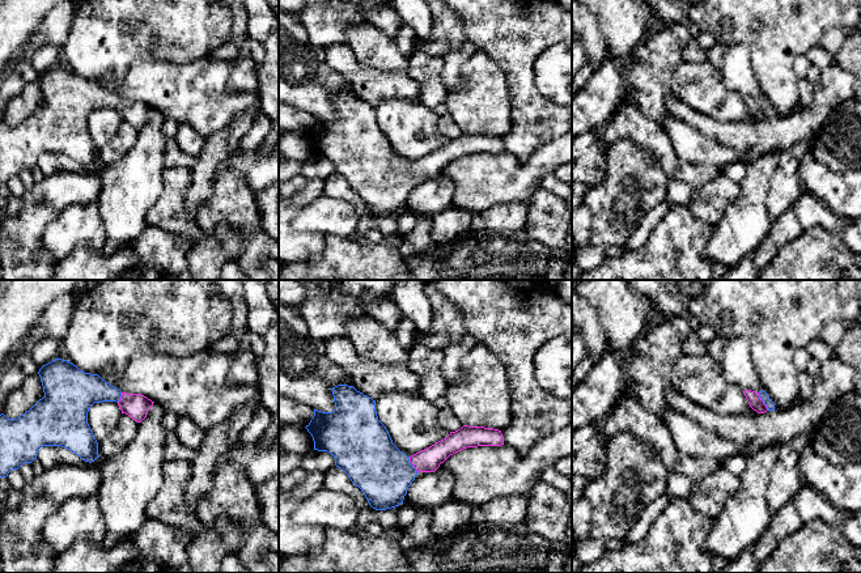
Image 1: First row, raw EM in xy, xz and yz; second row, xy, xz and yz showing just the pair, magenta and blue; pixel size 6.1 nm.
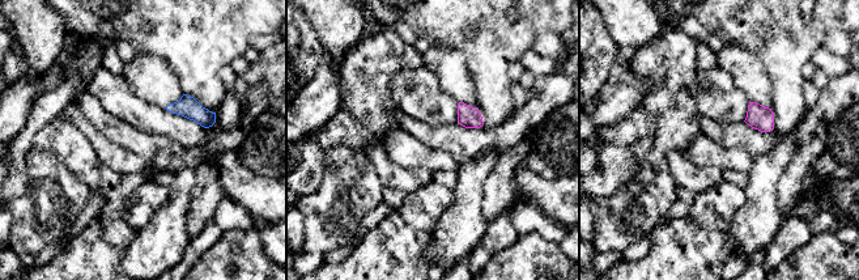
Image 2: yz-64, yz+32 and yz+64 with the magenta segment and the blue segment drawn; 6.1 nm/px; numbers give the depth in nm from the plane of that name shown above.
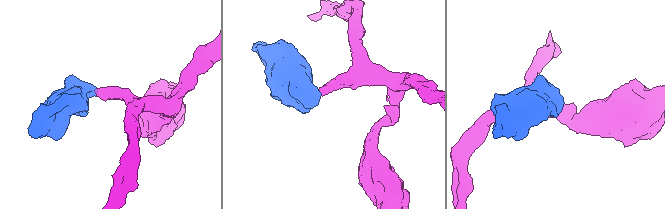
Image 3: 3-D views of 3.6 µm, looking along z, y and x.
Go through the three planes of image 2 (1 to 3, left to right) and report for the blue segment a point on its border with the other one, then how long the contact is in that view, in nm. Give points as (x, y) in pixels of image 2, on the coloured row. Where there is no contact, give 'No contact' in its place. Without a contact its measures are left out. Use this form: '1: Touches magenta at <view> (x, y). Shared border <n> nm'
1: No contact
2: No contact
3: No contact

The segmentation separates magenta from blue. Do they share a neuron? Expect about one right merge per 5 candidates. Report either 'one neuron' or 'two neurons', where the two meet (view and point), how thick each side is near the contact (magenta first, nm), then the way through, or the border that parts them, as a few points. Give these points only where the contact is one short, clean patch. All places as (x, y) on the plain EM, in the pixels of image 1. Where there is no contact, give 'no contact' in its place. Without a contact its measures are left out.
one neuron | yz (763, 109) | 90/50 nm | across yz (755, 109), (763, 109), (764, 104)

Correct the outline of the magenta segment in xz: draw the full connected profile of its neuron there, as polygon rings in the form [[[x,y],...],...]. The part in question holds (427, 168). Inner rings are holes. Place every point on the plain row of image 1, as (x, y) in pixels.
[[[348,92],[332,94],[332,102],[335,116],[332,119],[314,116],[314,123],[305,135],[313,144],[314,157],[330,160],[335,165],[335,173],[348,182],[376,217],[386,217],[403,211],[416,182],[434,179],[450,162],[467,154],[504,152],[504,144],[499,136],[463,132],[450,139],[446,145],[407,164],[393,150],[386,133],[378,127],[376,107]]]

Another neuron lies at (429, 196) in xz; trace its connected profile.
[[[448,177],[434,179],[417,179],[408,194],[403,211],[419,216],[434,216],[449,211],[454,196],[454,182]]]

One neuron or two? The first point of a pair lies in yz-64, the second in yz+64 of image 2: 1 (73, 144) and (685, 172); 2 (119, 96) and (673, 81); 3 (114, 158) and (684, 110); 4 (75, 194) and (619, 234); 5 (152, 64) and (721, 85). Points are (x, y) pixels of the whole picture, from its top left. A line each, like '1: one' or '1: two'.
1: one
2: two
3: two
4: one
5: two

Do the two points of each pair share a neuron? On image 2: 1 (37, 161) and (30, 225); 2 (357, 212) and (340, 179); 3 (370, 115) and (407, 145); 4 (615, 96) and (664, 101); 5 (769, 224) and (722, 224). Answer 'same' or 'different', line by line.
1: same
2: same
3: different
4: different
5: different

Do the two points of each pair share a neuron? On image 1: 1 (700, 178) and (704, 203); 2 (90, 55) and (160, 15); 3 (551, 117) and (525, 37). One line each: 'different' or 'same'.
1: different
2: same
3: same

